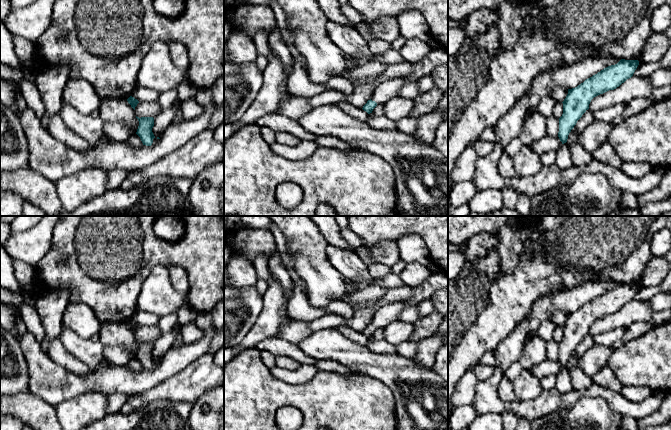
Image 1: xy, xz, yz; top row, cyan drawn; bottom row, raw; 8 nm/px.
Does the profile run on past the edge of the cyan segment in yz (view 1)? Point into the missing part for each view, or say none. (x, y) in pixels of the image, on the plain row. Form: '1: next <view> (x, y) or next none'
1: next none

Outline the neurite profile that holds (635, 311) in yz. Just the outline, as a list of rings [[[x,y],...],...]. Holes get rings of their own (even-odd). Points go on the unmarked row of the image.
[[[649,299],[632,300],[616,313],[594,321],[589,328],[589,334],[595,336],[620,327],[626,328],[635,322],[648,322],[652,316],[653,312],[649,305]]]

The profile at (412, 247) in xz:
[[[407,234],[396,241],[400,259],[406,264],[411,262],[429,266],[432,258],[424,239],[417,234]]]

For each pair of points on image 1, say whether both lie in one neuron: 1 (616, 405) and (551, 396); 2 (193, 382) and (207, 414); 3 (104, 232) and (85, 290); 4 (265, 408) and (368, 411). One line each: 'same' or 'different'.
1: same
2: different
3: same
4: same

